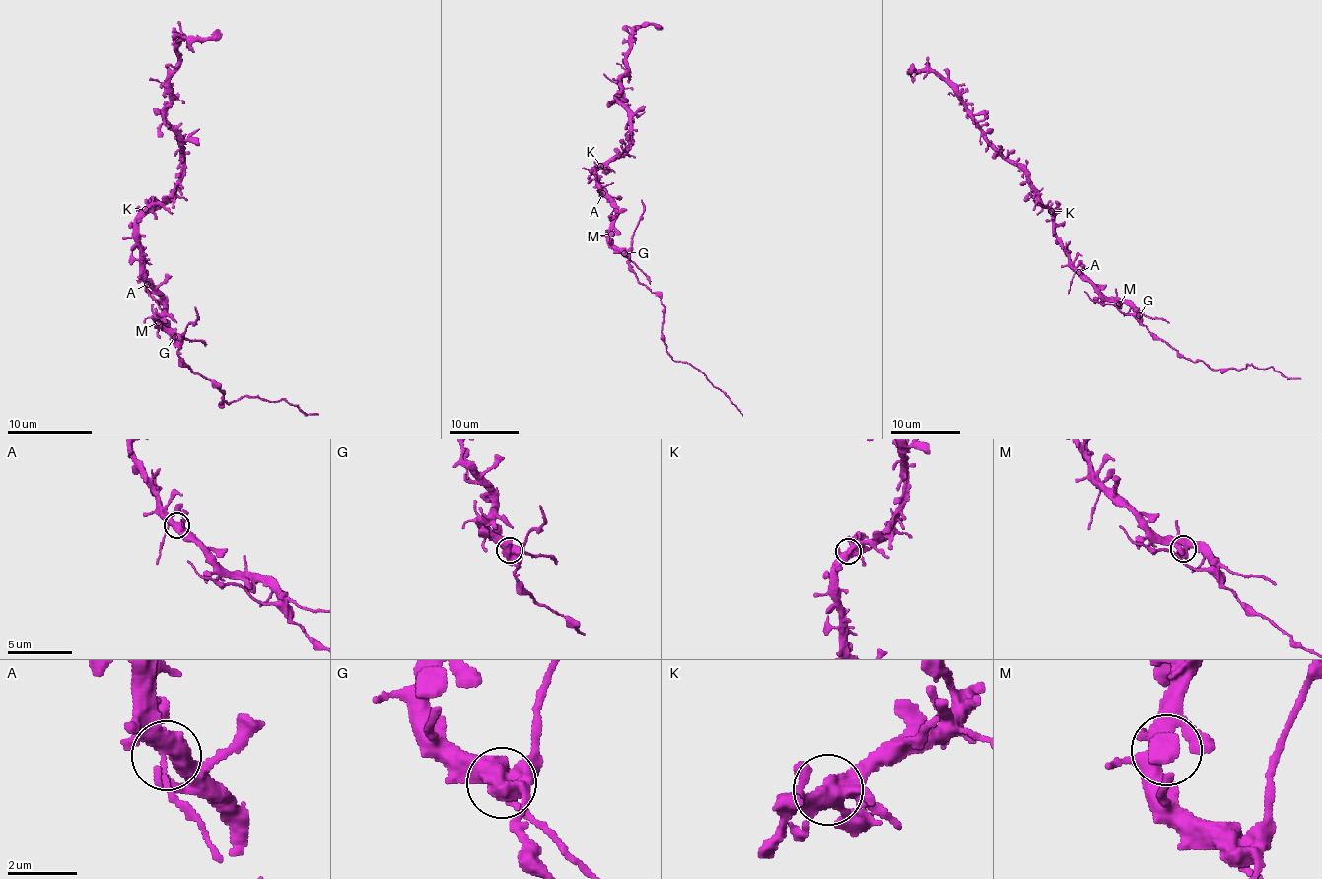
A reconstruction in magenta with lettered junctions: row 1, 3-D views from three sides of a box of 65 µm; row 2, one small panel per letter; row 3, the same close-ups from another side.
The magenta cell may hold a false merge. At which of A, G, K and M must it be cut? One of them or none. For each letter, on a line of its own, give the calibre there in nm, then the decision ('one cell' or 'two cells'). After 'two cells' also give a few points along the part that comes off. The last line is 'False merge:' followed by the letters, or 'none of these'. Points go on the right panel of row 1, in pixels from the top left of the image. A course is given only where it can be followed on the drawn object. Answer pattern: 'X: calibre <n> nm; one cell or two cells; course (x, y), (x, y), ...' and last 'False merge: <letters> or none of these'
A: calibre 400 nm; one cell
G: calibre 600 nm; two cells; course (1138, 315), (1138, 320), (1183, 358), (1203, 361), (1215, 370), (1271, 367), (1288, 378), (1300, 378)
K: calibre 480 nm; one cell
M: calibre 500 nm; one cell
False merge: G

